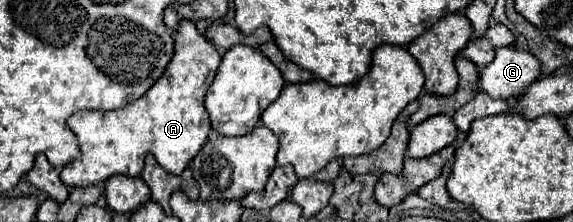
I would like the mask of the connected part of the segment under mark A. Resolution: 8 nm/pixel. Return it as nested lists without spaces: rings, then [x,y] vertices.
[[[189,20],[181,22],[173,38],[175,56],[169,62],[163,78],[159,78],[147,94],[119,110],[79,110],[69,116],[67,124],[75,132],[83,156],[59,172],[65,186],[91,186],[105,182],[115,174],[135,178],[143,172],[147,154],[153,154],[167,172],[181,174],[203,148],[211,130],[203,100],[219,70],[221,54],[203,34],[197,32],[195,24]]]

